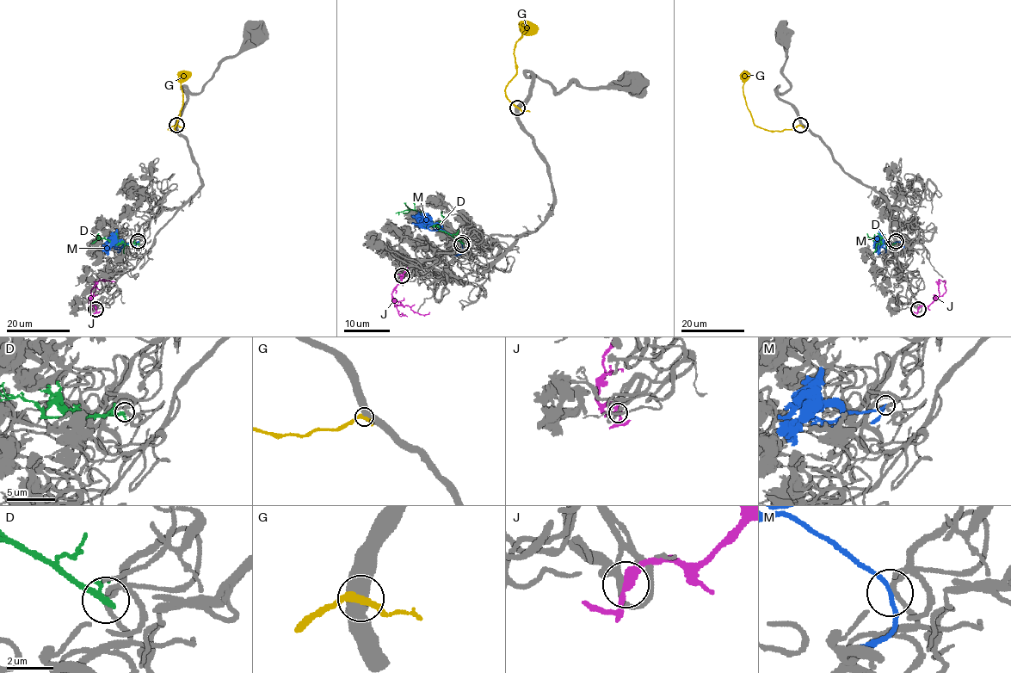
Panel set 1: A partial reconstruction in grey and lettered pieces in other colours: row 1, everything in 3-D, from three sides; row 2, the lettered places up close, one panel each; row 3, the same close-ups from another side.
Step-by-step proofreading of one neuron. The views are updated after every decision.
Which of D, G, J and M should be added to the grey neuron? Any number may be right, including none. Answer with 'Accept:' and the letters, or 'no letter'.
Accept: M

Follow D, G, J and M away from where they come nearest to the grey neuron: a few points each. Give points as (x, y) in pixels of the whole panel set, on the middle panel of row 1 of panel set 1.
D: (462, 243), (433, 225), (419, 212), (413, 209), (395, 213)
G: (517, 108), (505, 90), (516, 72), (514, 46), (527, 30), (527, 26), (523, 26), (538, 29)
J: (402, 275), (391, 293), (395, 306), (408, 306), (420, 314), (429, 312)
M: (461, 244), (444, 231), (430, 230), (425, 219), (411, 223)

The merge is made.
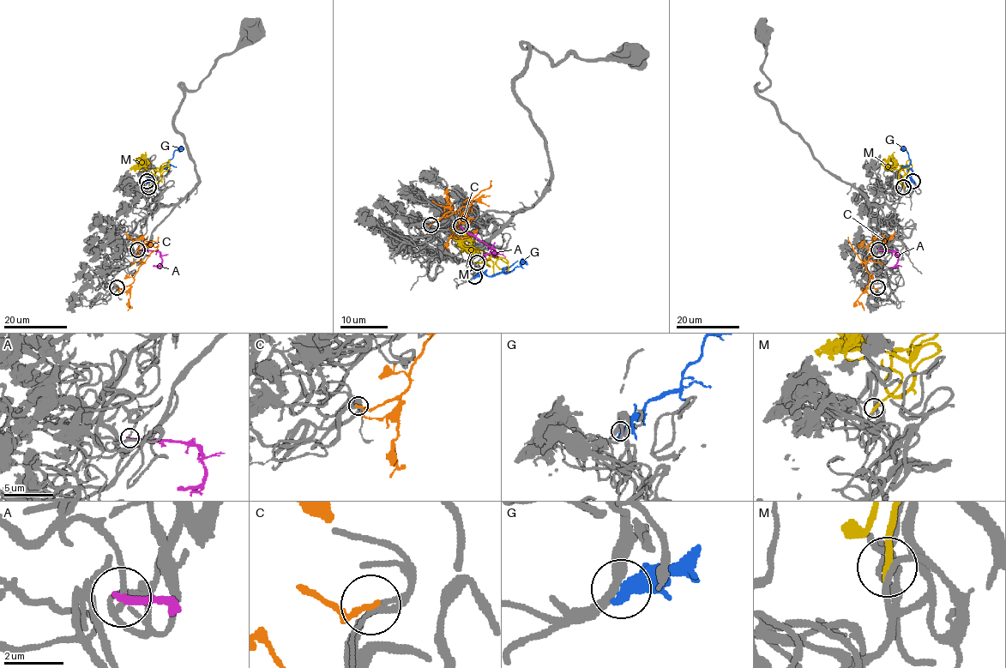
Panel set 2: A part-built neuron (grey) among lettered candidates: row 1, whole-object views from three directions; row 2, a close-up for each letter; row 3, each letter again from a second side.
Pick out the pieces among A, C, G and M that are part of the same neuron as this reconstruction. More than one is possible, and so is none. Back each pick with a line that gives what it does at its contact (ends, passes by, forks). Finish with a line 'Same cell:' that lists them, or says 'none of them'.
M: it ends there
Same cell: M

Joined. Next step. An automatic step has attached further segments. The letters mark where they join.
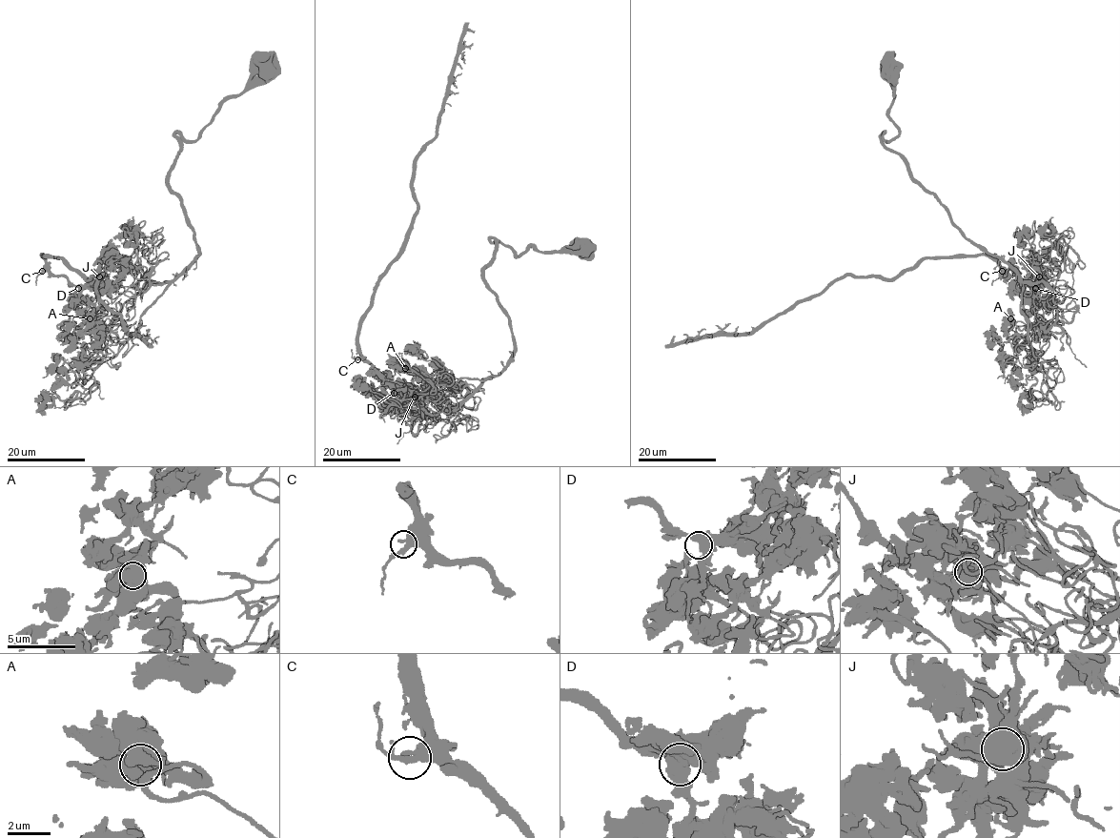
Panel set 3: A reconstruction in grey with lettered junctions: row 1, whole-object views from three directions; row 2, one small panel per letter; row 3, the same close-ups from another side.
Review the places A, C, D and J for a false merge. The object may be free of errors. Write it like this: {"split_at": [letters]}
{"split_at": ["J"]}

